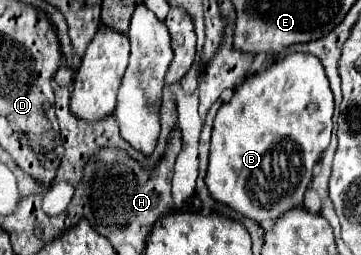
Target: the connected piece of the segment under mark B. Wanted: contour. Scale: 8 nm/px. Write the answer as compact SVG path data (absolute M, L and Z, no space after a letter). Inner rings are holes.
M291 53L271 69L247 77L243 85L235 89L231 101L219 107L215 117L205 177L211 197L257 223L275 221L287 209L301 207L305 189L311 183L313 165L319 161L331 139L333 105L327 75L323 73L323 65L315 55Z

